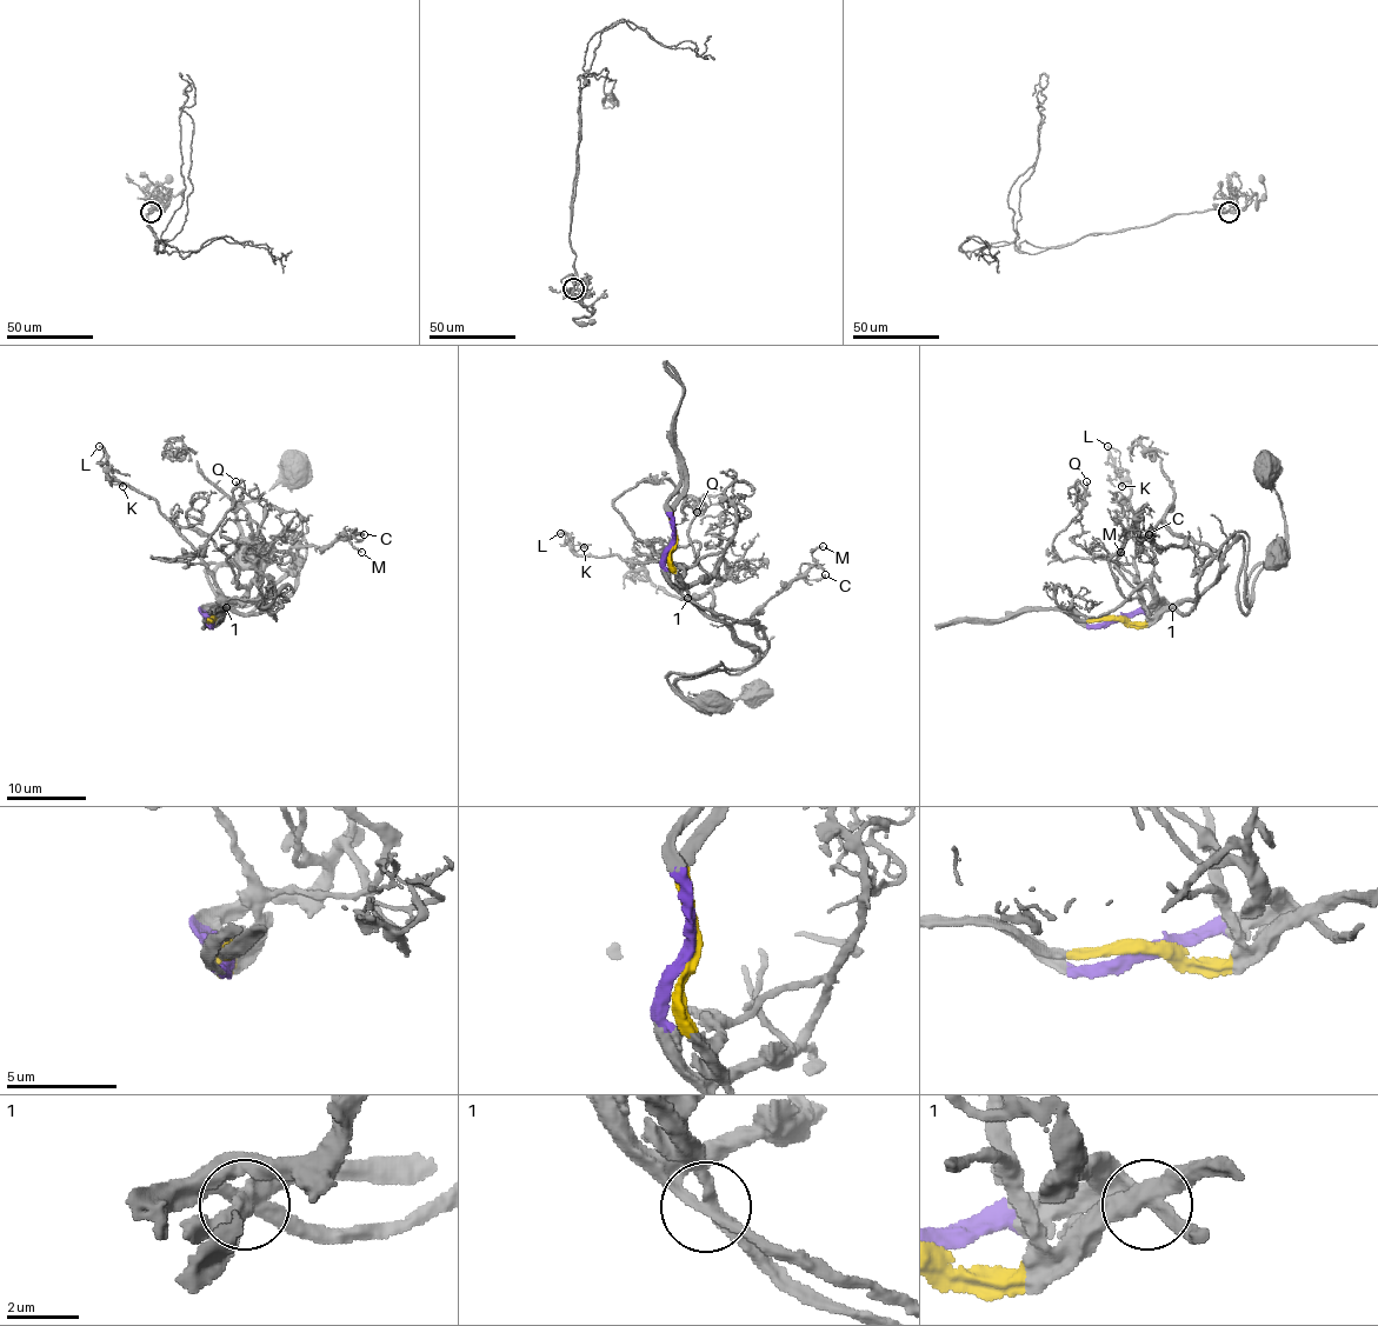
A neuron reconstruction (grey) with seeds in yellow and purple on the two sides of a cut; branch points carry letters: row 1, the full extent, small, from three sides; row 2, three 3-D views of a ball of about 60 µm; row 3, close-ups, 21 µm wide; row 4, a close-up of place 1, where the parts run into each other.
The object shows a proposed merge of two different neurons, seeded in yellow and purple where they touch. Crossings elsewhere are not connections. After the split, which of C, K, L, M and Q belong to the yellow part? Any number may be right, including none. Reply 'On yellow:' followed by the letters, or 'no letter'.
On yellow: K, L, Q

